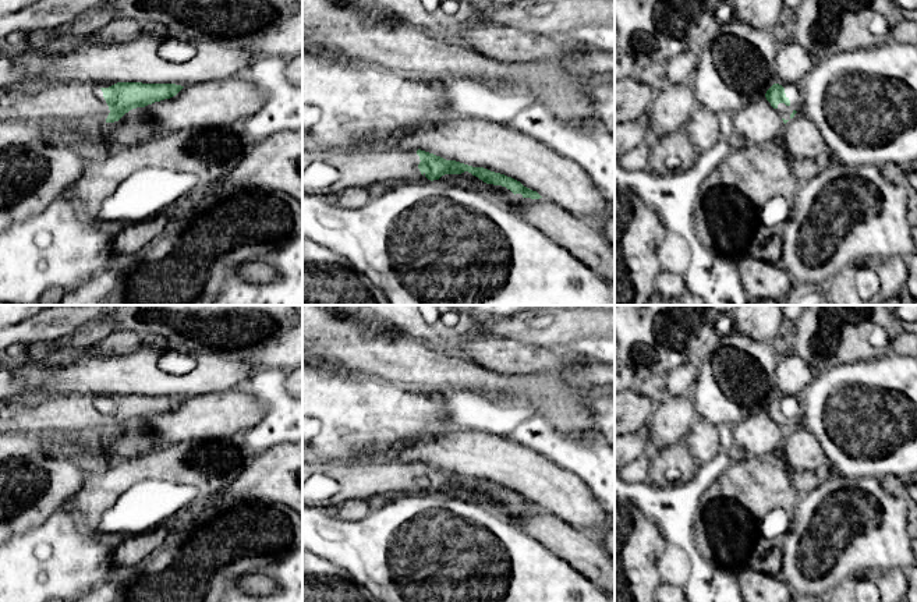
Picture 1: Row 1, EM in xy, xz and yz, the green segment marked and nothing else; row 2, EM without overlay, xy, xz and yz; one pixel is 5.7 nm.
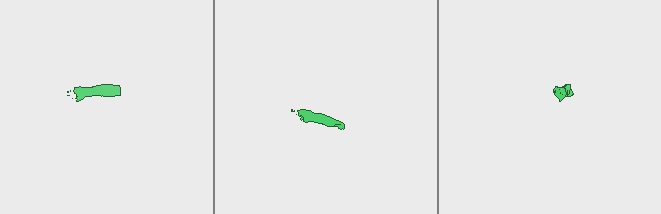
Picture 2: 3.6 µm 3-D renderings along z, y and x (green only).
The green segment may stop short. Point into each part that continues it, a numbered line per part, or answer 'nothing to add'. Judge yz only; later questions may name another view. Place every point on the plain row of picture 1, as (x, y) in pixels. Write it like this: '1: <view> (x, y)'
1: yz (785, 424)

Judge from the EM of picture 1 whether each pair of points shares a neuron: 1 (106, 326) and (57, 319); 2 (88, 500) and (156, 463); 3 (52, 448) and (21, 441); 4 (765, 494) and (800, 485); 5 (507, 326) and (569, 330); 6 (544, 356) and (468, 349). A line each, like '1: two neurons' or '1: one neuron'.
1: two neurons
2: one neuron
3: one neuron
4: two neurons
5: one neuron
6: one neuron

